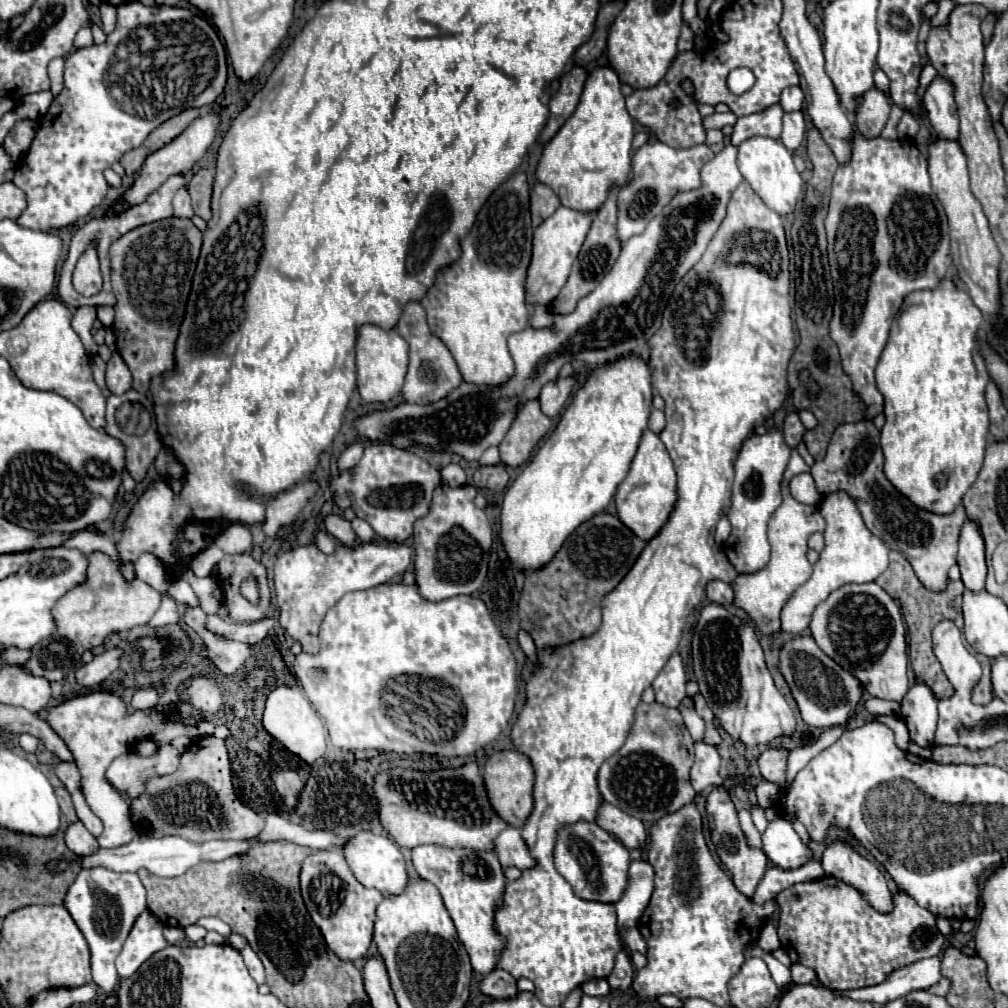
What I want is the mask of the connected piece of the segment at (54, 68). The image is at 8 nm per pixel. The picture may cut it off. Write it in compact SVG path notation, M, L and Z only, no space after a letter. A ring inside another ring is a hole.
M53 59L49 63L49 79L51 79L51 93L57 95L63 89L63 59Z

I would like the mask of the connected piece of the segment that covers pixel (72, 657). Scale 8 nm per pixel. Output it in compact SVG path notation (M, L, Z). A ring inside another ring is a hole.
M89 553L87 583L71 589L63 595L55 609L53 617L57 621L57 637L41 641L33 647L33 657L23 665L33 675L43 675L49 681L65 679L73 669L81 665L81 655L85 649L103 645L105 637L111 633L127 633L137 625L147 625L149 619L161 605L161 593L143 583L141 579L125 579L115 563L107 555Z

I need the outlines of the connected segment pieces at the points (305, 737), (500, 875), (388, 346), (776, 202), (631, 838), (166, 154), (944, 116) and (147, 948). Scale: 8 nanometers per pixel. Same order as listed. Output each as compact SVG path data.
M277 686L267 695L267 705L263 711L263 727L265 731L275 737L285 749L293 755L301 757L307 765L313 765L319 757L323 757L327 747L327 729L319 713L311 707L304 690L298 686Z
M417 845L413 849L413 865L415 865L419 877L427 879L429 883L433 883L439 889L439 893L443 897L443 905L455 923L459 941L465 945L467 955L471 957L473 969L481 975L491 973L497 967L497 961L505 949L505 937L501 937L501 933L497 933L497 929L495 929L495 911L505 893L505 873L503 873L503 867L501 867L497 855L491 851L447 849L441 845Z
M367 323L357 335L357 387L367 403L385 403L395 397L405 381L409 363L409 345L395 329L381 329L379 325Z
M751 137L739 145L737 165L745 181L751 185L751 189L765 201L769 209L773 209L779 215L789 215L795 211L797 201L803 195L803 179L797 173L793 165L793 155L787 151L787 147L779 139L769 137Z
M601 801L595 821L605 831L615 835L627 849L641 849L645 845L647 835L645 835L643 823L637 817L609 805L607 801Z
M207 113L203 117L197 117L179 137L175 137L169 145L165 145L163 149L151 153L143 165L143 169L137 173L135 177L135 183L131 189L125 191L123 195L123 205L115 205L113 207L113 213L121 213L123 209L131 207L131 205L137 205L137 203L143 203L147 199L149 193L153 193L163 181L167 181L171 175L177 175L177 173L189 173L191 167L205 155L205 151L211 147L213 139L215 139L215 133L217 133L217 127L221 123L221 117L217 113Z
M935 77L935 81L929 85L923 97L923 105L927 109L927 119L935 129L937 137L955 141L959 137L959 117L957 105L953 101L951 83L943 77Z
M149 911L141 913L115 961L119 981L131 977L139 965L143 965L153 953L159 949L165 949L169 943L163 937L163 925L157 921L157 917Z

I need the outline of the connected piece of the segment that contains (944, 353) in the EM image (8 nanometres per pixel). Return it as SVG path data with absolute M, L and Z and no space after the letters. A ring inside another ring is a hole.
M943 279L939 283L937 289L933 291L915 291L911 295L907 295L899 317L893 321L891 325L891 335L889 341L883 349L883 355L879 359L875 377L877 377L877 389L881 391L883 399L885 399L885 425L881 429L881 449L885 455L885 477L893 483L893 487L907 497L909 501L913 501L913 505L917 505L919 509L931 511L931 513L951 513L963 499L965 491L975 483L979 469L983 465L983 455L987 449L987 437L989 437L989 415L985 401L985 387L990 381L989 374L980 352L980 345L977 343L977 329L983 325L983 315L981 311L973 305L971 297L967 295L967 291L959 291L957 285L951 279Z

